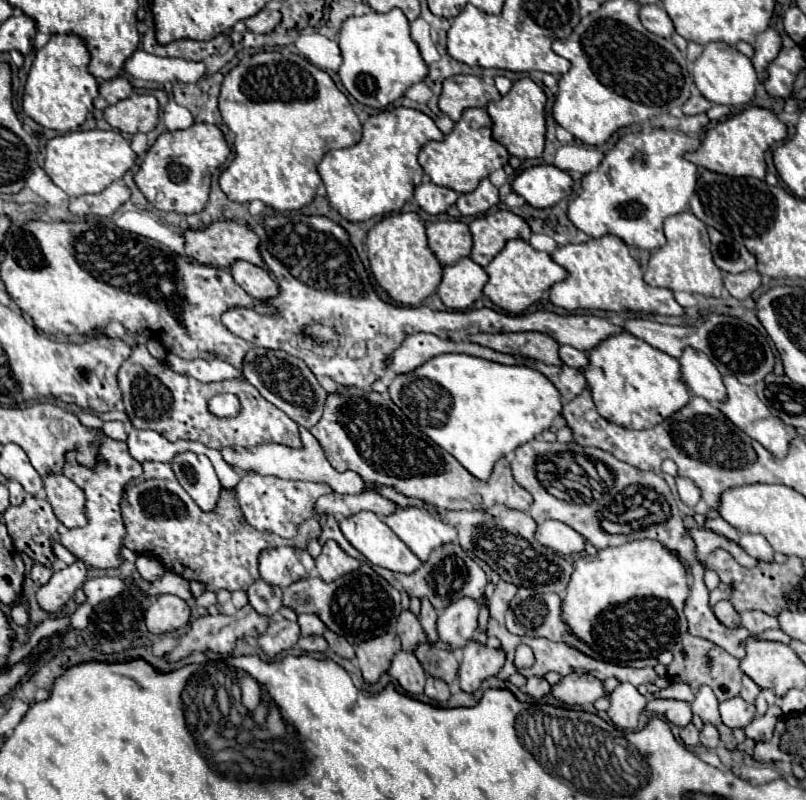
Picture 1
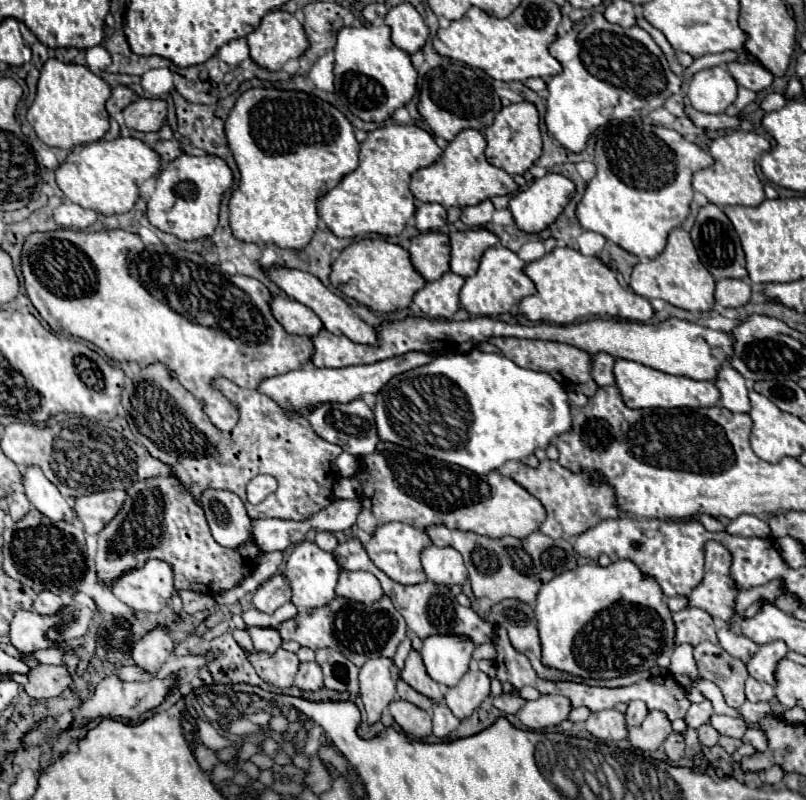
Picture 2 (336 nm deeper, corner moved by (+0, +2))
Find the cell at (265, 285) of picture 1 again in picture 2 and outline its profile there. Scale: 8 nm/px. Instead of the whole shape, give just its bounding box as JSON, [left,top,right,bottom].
[269,296,323,336]

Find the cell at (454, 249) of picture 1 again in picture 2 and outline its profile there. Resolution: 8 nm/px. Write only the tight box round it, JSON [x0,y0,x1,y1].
[409,232,451,282]

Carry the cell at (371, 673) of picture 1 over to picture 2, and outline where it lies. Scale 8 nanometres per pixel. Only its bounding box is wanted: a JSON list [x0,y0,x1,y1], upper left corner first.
[359,658,399,722]

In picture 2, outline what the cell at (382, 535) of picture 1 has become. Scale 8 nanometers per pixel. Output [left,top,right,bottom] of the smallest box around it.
[365,522,429,584]

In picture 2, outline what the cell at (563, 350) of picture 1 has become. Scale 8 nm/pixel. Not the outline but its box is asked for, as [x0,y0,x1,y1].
[591,352,615,386]

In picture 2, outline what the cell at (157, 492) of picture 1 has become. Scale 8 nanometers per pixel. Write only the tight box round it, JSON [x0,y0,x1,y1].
[95,474,259,596]

